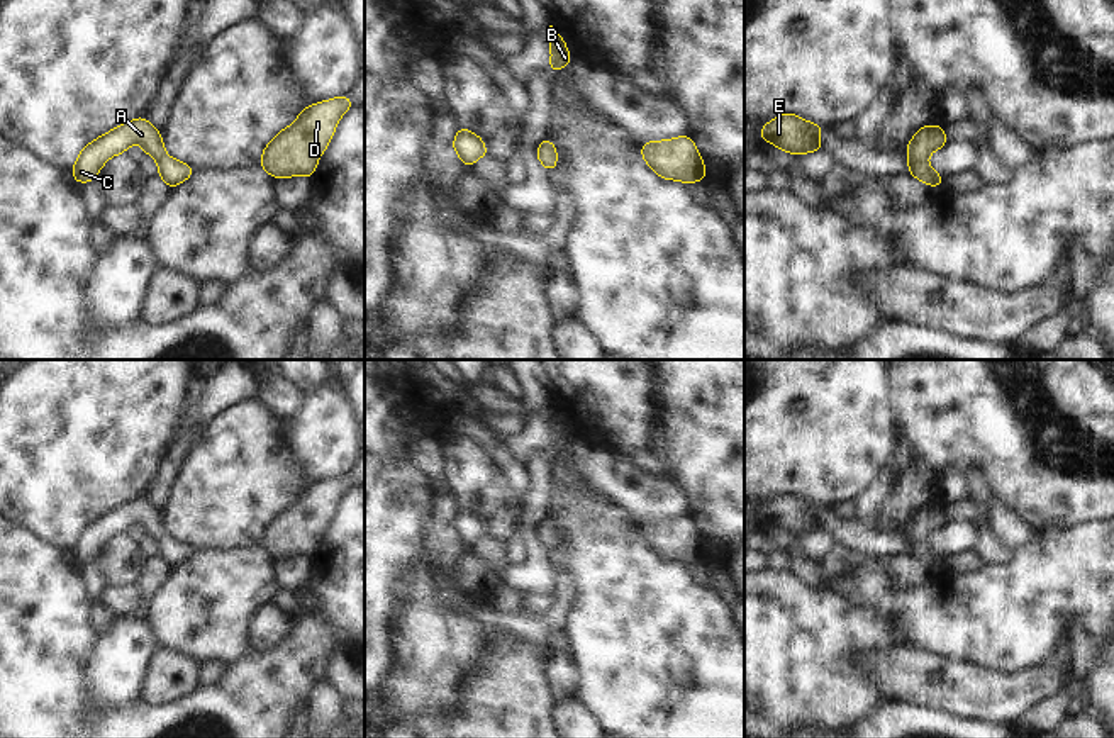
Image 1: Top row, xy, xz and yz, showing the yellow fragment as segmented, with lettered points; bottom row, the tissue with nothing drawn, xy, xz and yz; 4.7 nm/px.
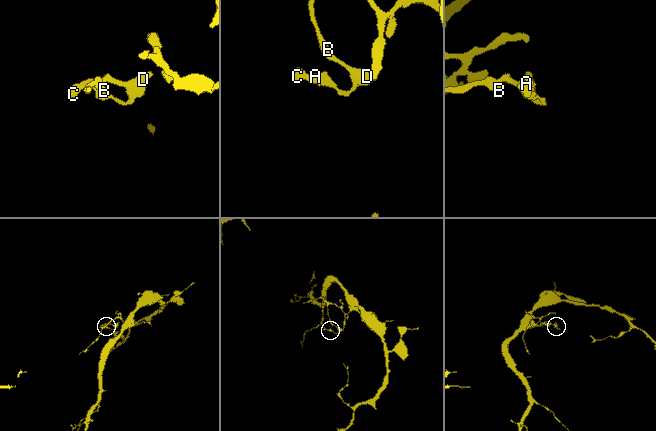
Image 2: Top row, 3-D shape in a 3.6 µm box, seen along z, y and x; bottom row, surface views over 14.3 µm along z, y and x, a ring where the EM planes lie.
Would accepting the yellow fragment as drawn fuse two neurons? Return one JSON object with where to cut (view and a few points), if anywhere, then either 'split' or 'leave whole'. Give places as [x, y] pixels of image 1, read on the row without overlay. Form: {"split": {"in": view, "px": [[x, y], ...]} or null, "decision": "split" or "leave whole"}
{"split": null, "decision": "leave whole"}

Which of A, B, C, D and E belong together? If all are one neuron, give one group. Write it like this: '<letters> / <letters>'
A B C D E

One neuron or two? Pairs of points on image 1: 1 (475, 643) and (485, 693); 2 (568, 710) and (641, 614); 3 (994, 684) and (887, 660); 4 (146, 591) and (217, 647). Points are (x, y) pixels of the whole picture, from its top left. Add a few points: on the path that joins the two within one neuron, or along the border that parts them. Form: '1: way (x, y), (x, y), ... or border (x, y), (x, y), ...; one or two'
1: border (507, 635), (502, 635), (467, 676), (458, 698); two
2: border (573, 698), (597, 720); two
3: way (967, 684), (940, 684), (914, 676); one
4: border (170, 569), (143, 608); two

